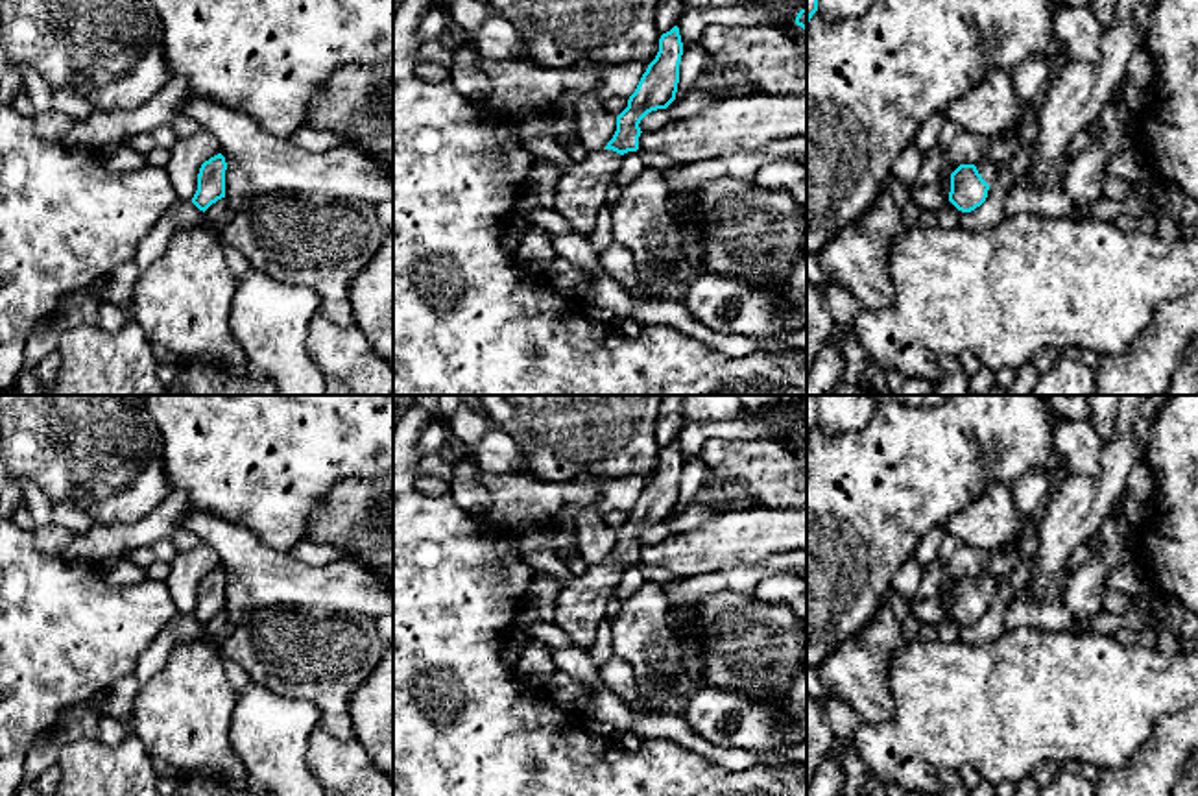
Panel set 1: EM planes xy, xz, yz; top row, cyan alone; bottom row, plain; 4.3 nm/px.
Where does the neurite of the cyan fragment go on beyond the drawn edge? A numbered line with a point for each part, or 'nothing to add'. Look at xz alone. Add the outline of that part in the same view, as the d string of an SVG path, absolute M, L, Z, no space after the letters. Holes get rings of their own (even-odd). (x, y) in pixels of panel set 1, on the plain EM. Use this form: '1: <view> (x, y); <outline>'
1: xz (580, 606); M613 563L589 565L587 571L557 591L554 622L569 635L574 646L589 650L596 628L605 619L615 597L622 569Z

